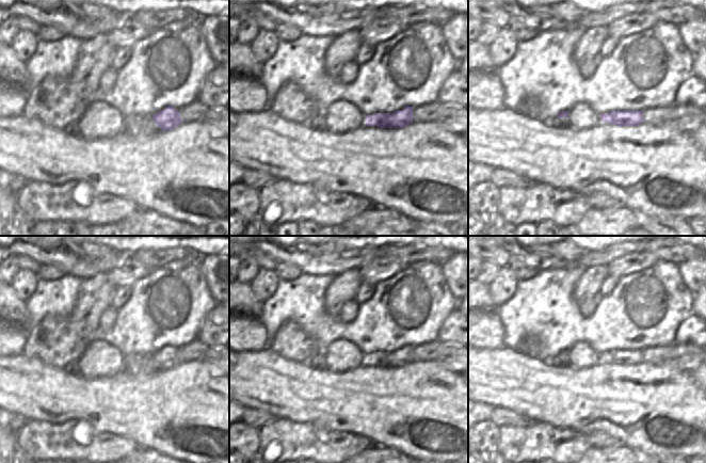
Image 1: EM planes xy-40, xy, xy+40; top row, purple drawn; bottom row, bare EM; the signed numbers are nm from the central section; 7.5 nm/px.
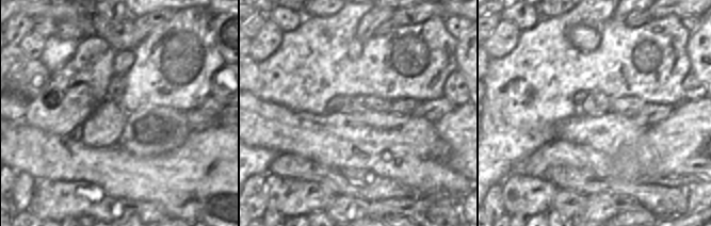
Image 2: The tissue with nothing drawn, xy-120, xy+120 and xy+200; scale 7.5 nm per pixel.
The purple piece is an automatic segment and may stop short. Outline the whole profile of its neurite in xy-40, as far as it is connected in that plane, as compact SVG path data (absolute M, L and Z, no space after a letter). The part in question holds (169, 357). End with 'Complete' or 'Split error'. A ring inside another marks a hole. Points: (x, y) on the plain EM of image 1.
M166 346L153 354L155 362L161 369L173 369L182 362L178 348Z. Complete

